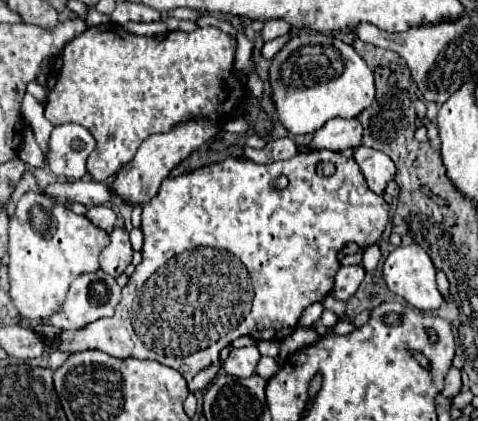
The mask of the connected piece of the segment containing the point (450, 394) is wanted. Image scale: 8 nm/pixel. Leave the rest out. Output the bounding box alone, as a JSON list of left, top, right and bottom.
[442,368,462,398]

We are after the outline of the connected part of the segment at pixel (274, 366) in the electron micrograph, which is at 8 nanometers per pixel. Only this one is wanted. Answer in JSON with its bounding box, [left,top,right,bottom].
[256,358,280,380]

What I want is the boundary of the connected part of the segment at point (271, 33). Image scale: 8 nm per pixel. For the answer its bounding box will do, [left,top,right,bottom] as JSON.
[262,20,292,40]

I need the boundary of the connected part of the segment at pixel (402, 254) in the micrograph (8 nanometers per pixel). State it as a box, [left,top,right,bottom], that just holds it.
[384,244,444,312]

